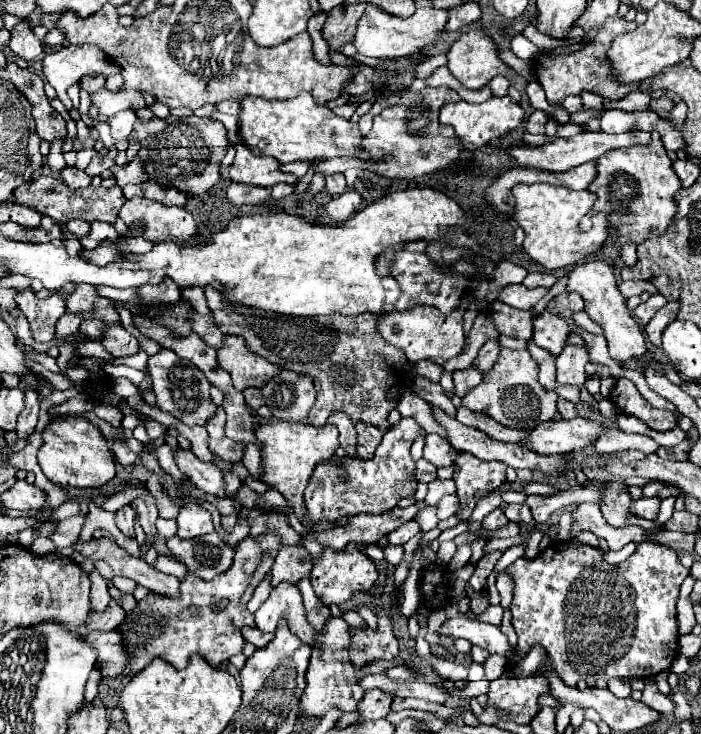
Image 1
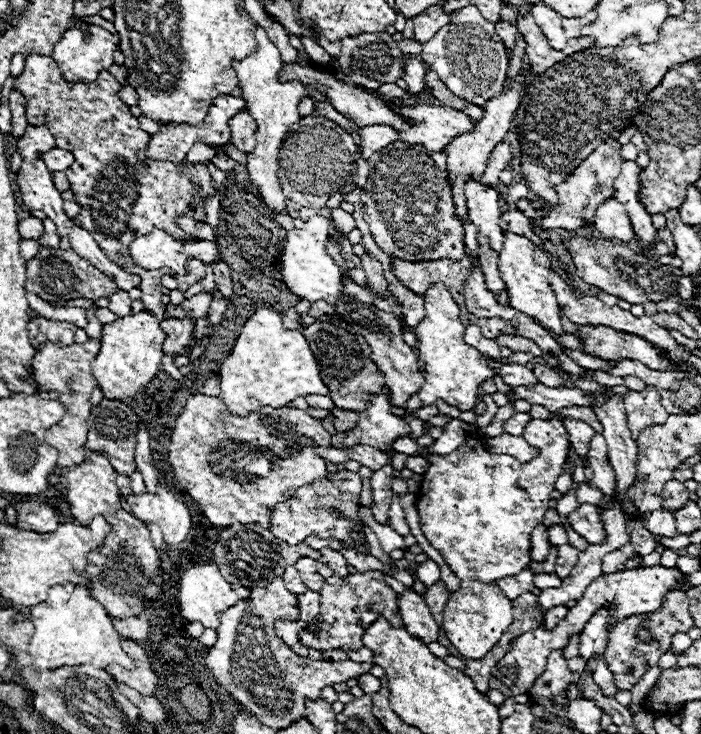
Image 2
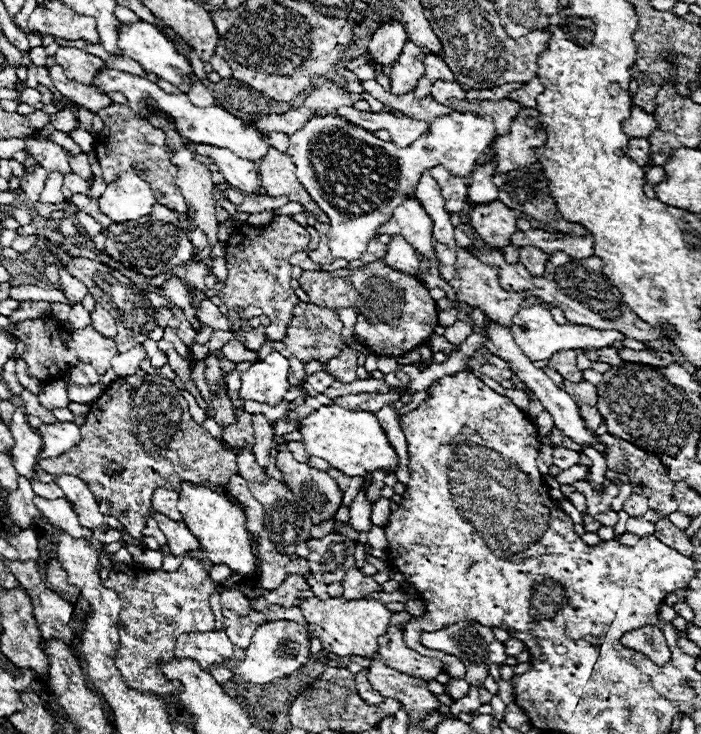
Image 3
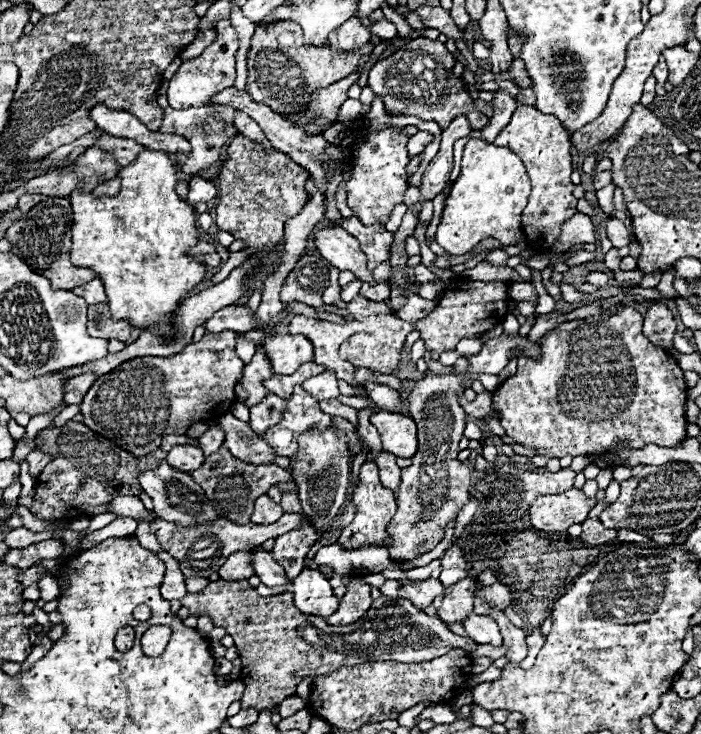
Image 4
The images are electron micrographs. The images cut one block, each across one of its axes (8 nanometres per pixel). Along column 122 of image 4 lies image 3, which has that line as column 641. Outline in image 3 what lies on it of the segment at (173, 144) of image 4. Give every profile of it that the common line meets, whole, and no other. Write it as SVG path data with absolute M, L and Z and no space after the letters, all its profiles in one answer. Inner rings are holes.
M632 108L632 116L624 122L622 132L626 136L650 136L656 130L656 118L654 114L646 114L640 108Z

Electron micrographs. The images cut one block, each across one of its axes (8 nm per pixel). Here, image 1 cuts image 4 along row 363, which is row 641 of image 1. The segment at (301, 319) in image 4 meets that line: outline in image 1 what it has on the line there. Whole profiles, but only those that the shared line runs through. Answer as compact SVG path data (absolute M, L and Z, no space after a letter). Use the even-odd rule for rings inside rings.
M328 616L324 630L316 636L316 646L310 656L310 666L306 672L306 688L302 694L302 714L306 716L324 716L330 708L338 706L344 712L358 708L358 702L364 696L364 690L358 686L356 670L349 662L348 644L350 644L349 626L342 618Z

